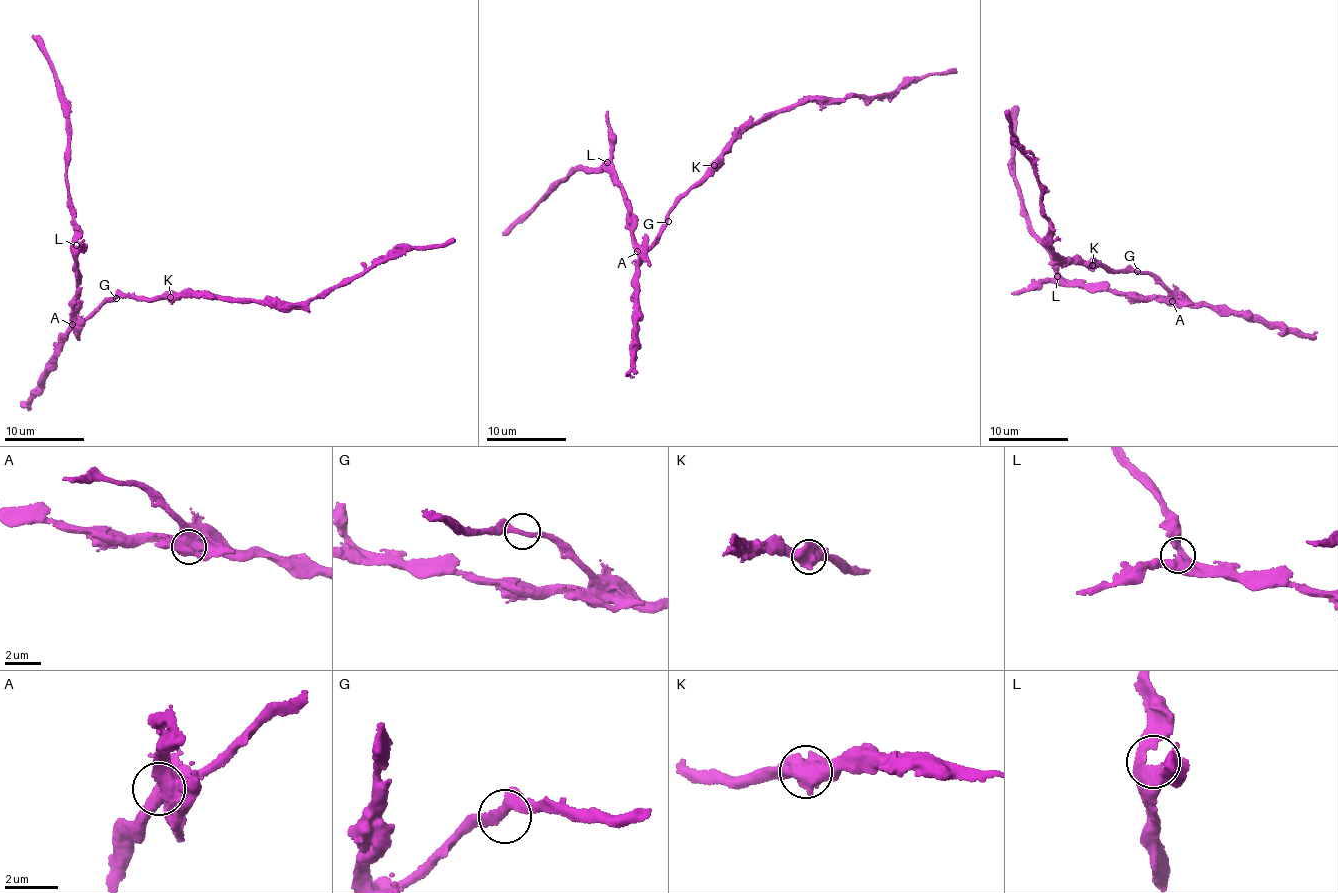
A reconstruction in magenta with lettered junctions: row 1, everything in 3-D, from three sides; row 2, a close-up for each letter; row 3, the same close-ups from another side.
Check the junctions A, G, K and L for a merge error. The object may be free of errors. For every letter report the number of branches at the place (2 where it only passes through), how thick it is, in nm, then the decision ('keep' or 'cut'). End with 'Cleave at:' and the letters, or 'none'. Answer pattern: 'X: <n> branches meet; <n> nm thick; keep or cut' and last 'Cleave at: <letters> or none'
A: 2 branches meet; 700 nm thick; keep
G: 2 branches meet; 320 nm thick; keep
K: 2 branches meet; 800 nm thick; keep
L: 3 branches meet; 400 nm thick; keep
Cleave at: none

